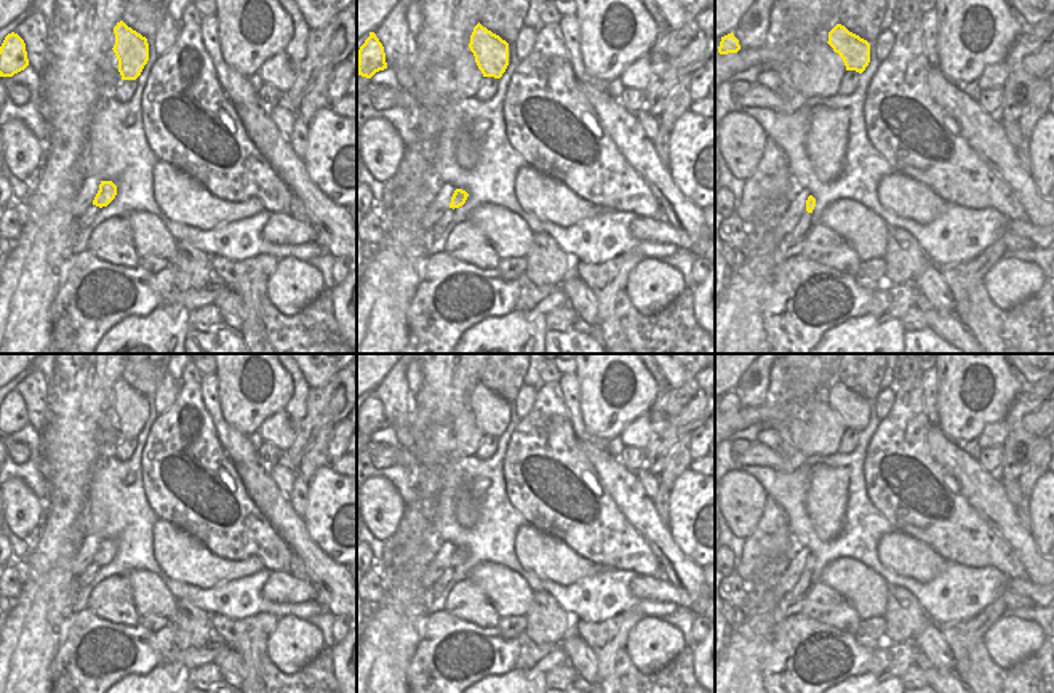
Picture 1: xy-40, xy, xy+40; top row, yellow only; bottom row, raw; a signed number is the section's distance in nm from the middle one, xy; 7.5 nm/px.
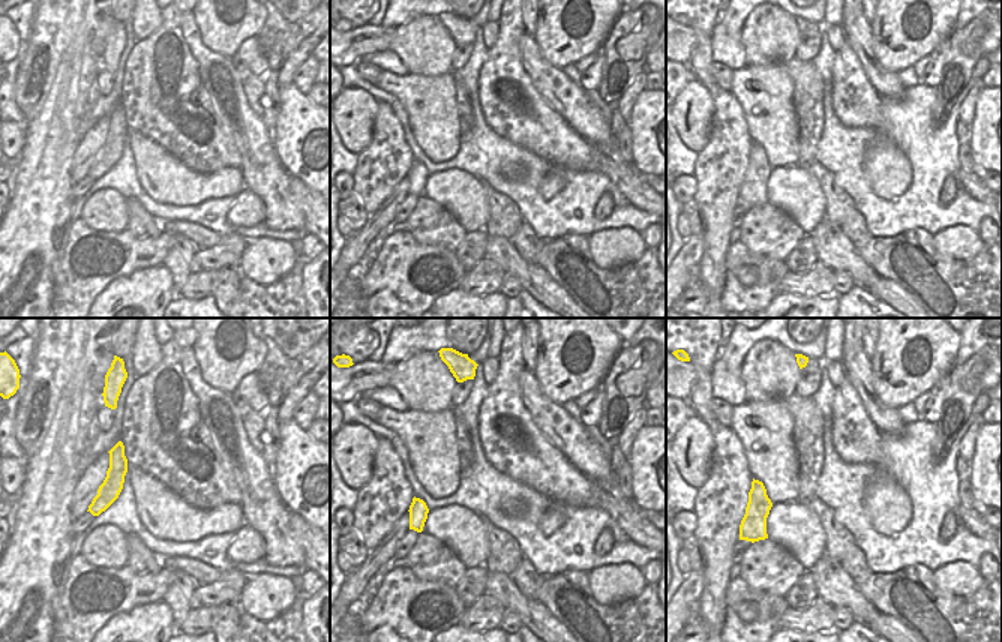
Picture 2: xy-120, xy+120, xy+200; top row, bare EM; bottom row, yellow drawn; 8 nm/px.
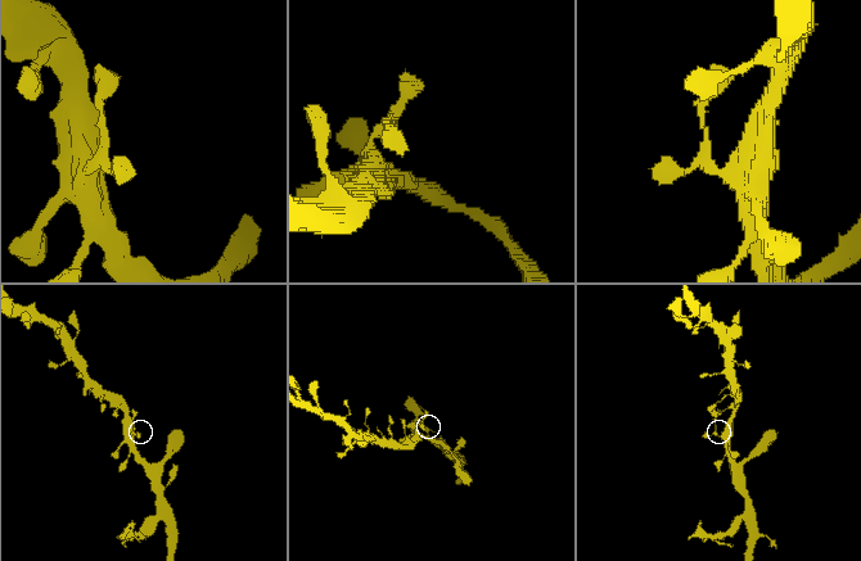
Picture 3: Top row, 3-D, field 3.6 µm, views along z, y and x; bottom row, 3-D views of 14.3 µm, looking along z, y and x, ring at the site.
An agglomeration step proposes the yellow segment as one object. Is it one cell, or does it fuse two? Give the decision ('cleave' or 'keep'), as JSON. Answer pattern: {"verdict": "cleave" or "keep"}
{"verdict": "keep"}

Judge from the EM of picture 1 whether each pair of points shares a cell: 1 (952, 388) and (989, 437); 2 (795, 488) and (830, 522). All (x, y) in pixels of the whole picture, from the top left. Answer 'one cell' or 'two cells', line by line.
1: two cells
2: two cells

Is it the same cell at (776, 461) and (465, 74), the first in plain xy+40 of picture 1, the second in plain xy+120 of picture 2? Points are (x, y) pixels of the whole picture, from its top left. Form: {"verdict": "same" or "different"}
{"verdict": "different"}

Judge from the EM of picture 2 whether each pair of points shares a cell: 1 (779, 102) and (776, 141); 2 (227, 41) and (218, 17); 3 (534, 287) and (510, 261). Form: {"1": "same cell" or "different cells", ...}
{"1": "same cell", "2": "same cell", "3": "same cell"}

